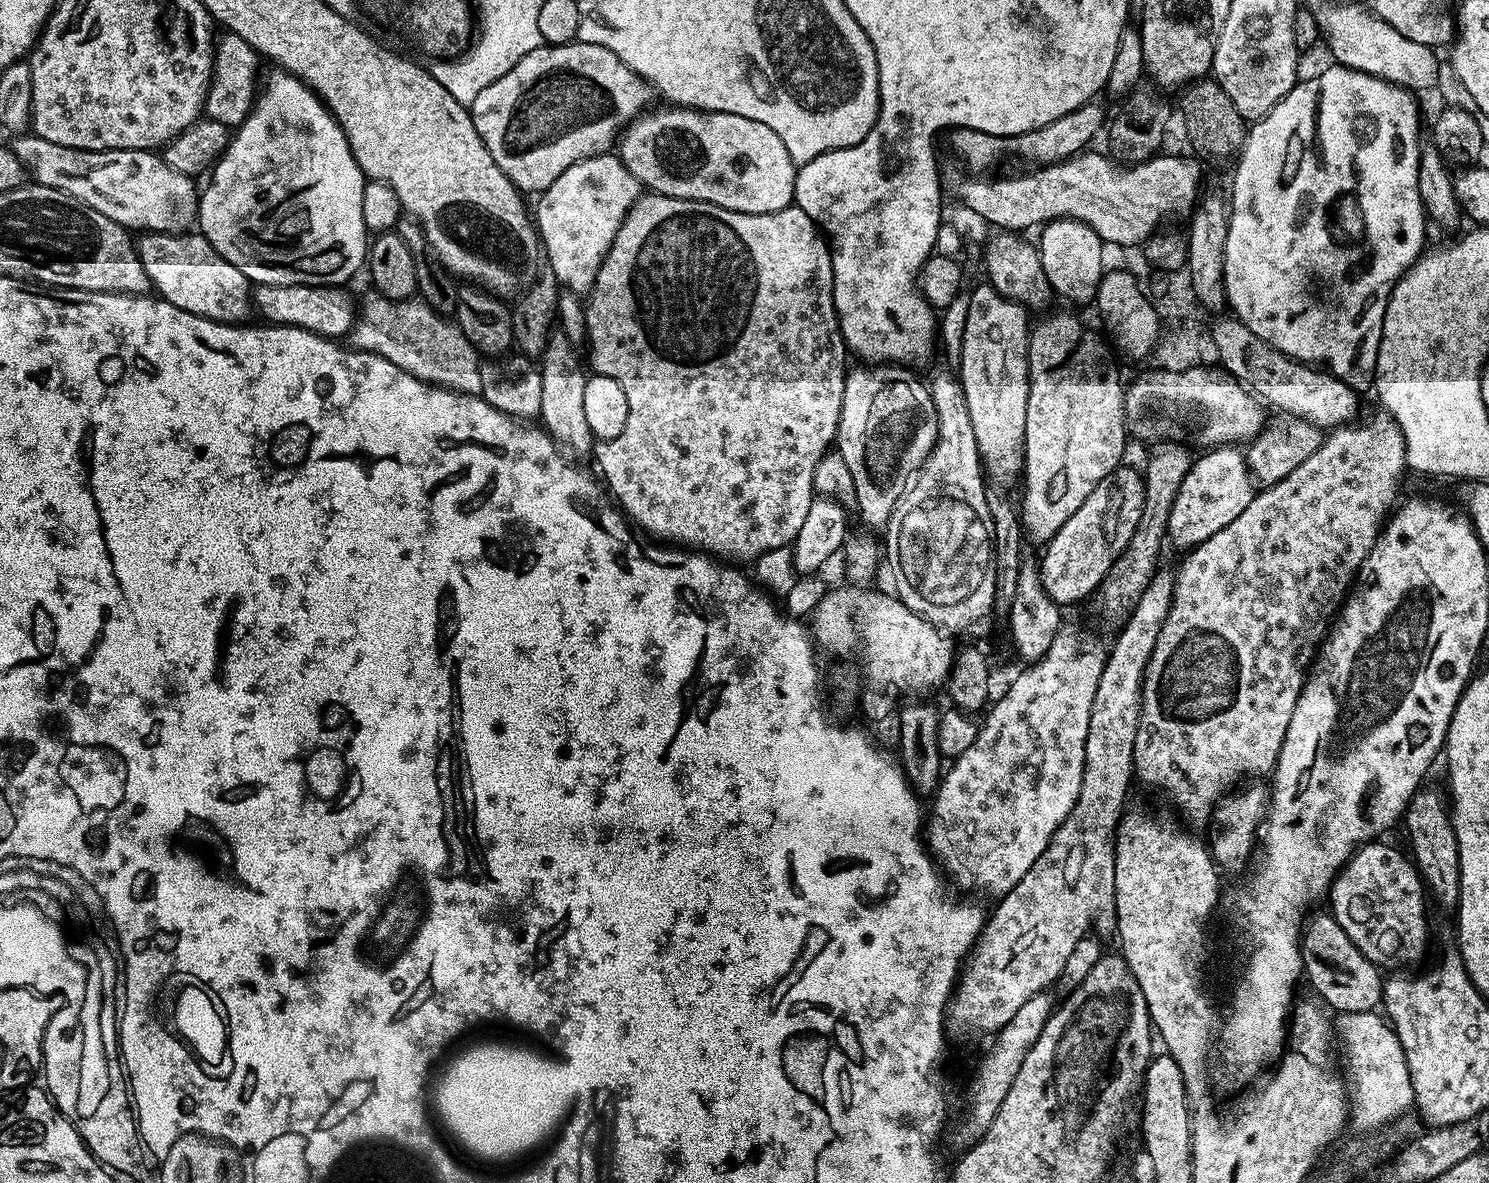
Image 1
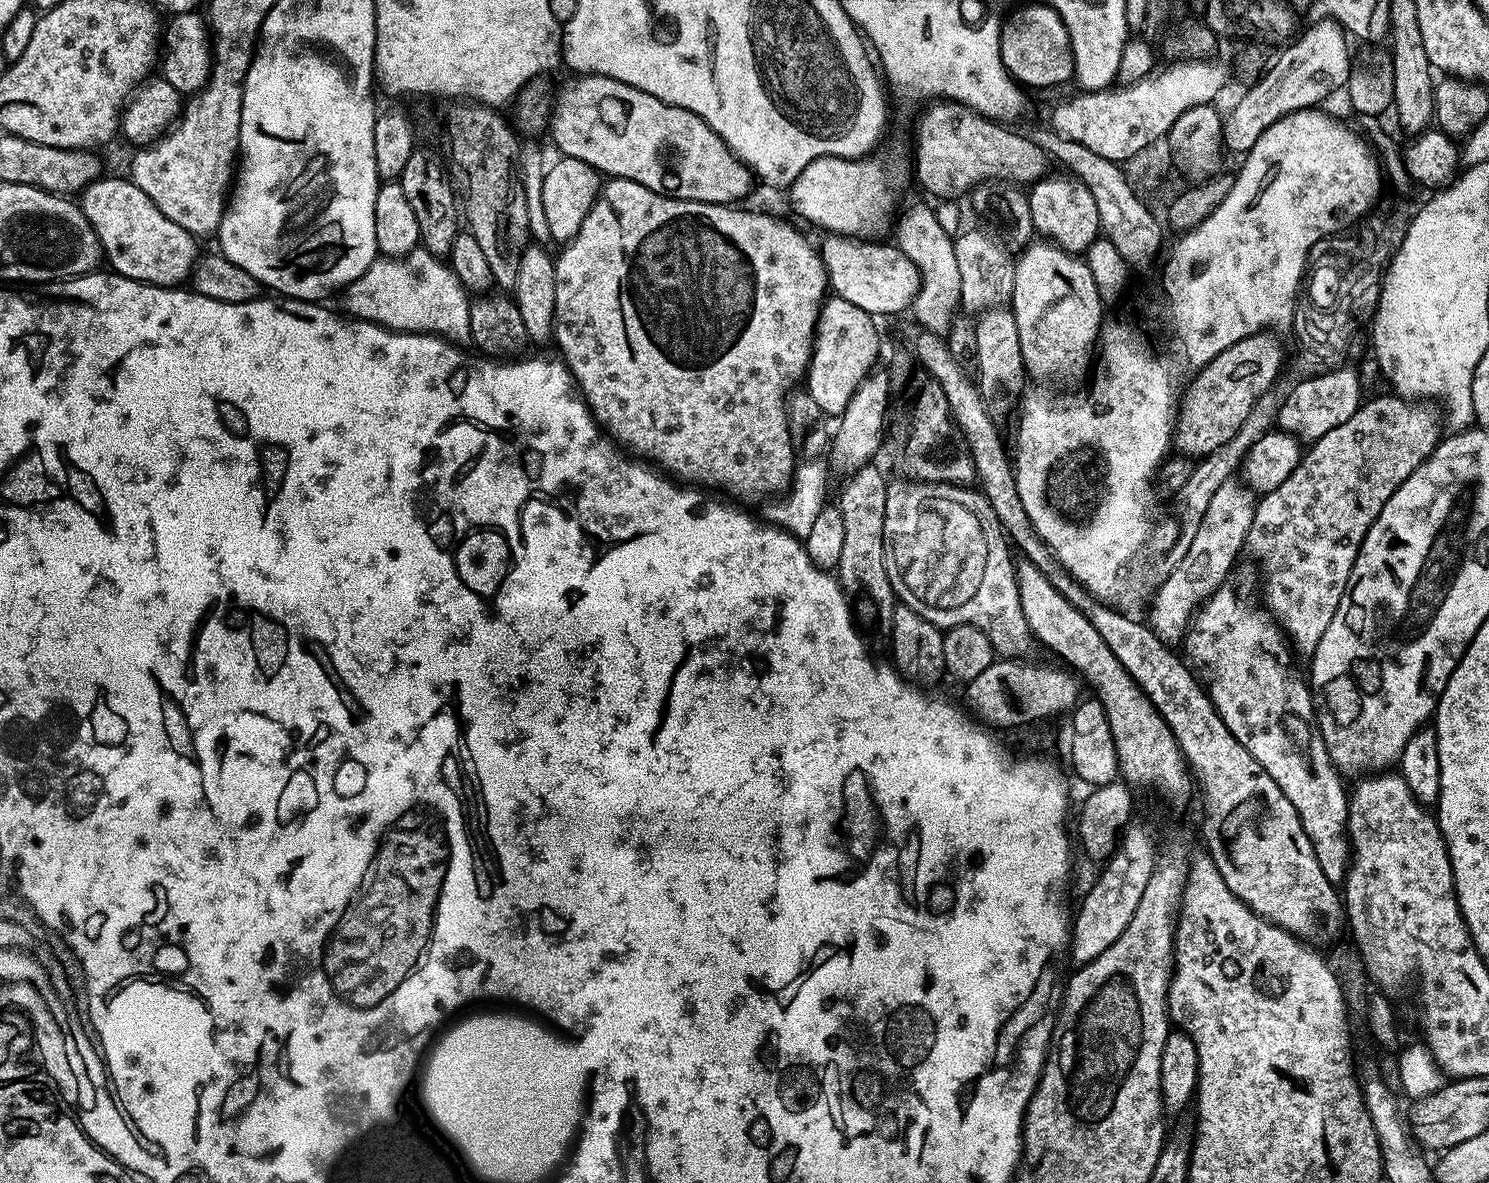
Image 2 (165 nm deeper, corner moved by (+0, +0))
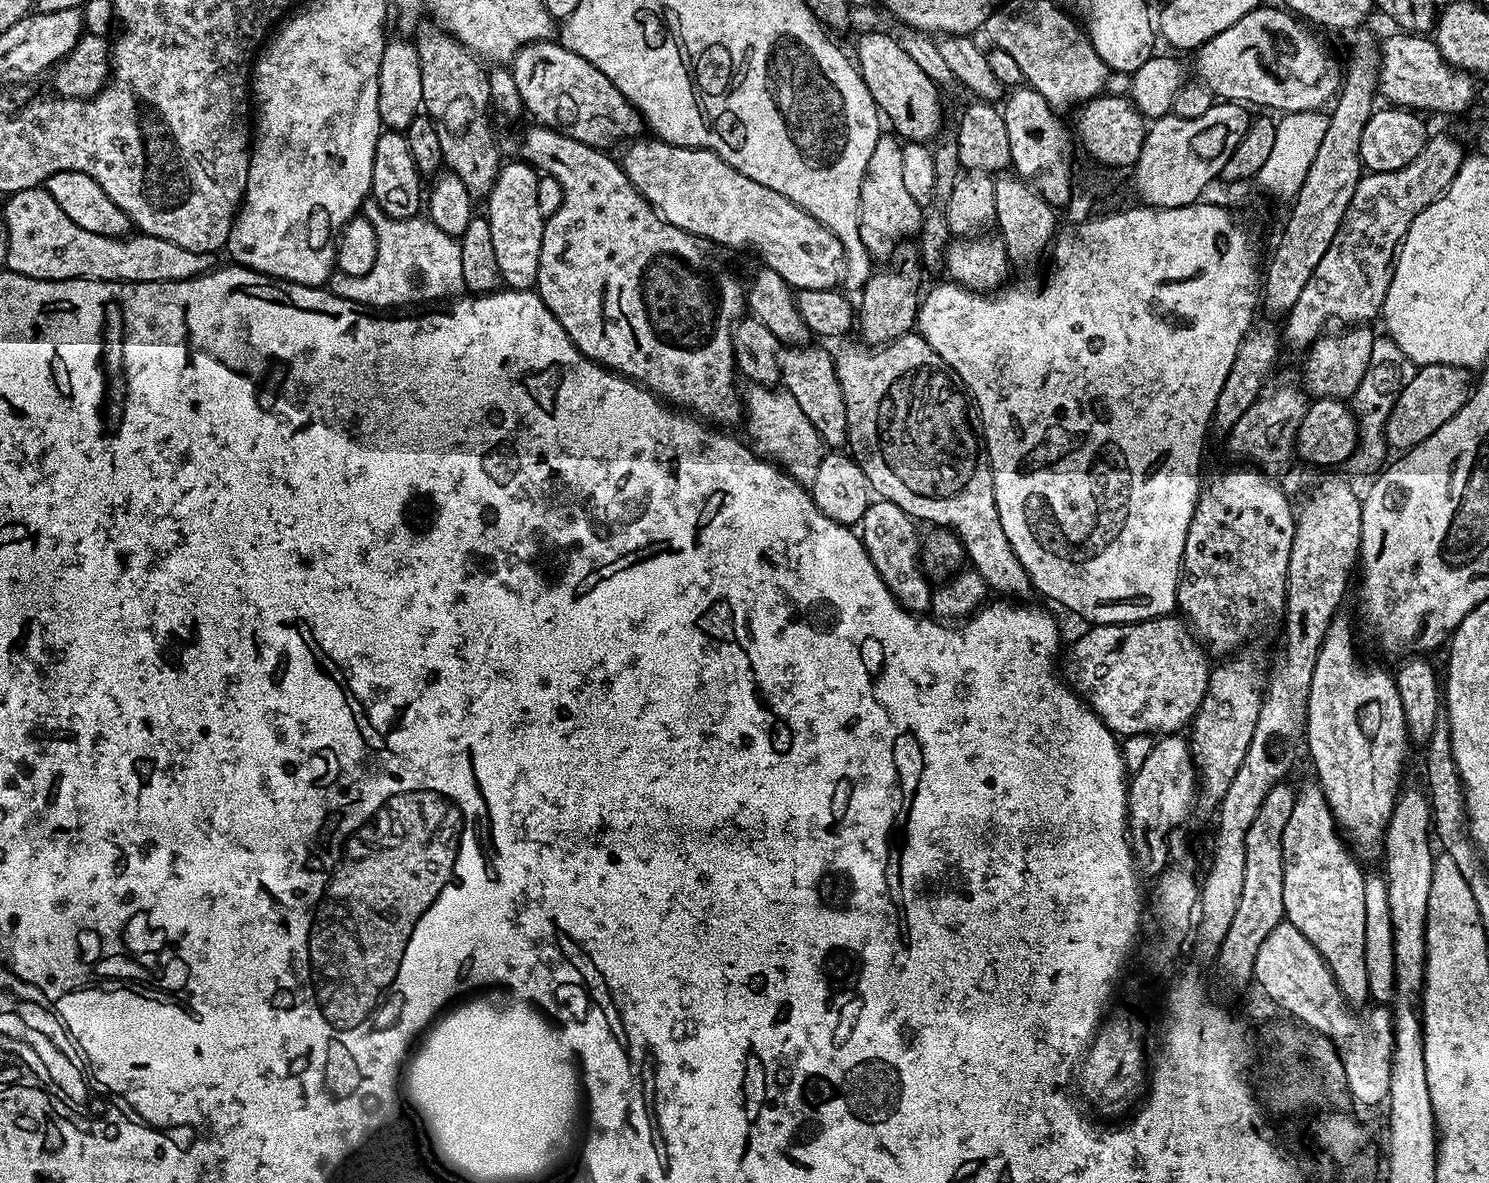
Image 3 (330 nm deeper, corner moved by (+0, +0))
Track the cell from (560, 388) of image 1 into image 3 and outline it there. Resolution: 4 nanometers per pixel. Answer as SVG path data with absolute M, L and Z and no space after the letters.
M523 159L505 163L491 192L486 197L486 215L490 235L494 241L494 255L498 257L500 279L508 288L531 289L538 274L538 254L542 250L542 230L545 217L538 210L538 182L541 173Z

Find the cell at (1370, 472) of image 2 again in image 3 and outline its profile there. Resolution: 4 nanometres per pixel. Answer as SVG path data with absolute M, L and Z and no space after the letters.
M1425 364L1417 367L1413 381L1398 394L1389 418L1385 422L1384 437L1387 447L1394 450L1407 450L1418 446L1434 430L1446 426L1458 410L1467 402L1470 395L1470 380L1468 384L1469 369L1450 366L1449 364Z

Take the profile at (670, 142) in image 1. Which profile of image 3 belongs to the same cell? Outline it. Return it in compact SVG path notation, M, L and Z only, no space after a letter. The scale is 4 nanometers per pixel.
M552 40L534 41L518 49L517 54L510 63L510 69L514 83L518 86L521 102L527 115L532 115L537 125L554 130L558 134L566 134L566 138L574 138L578 142L586 142L592 148L601 150L611 149L611 144L623 145L645 131L646 124L640 115L640 111L586 58L578 58L570 50L566 50L563 44Z

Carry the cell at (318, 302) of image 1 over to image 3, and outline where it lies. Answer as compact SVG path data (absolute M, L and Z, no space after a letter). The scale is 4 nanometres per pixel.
M43 186L11 193L5 200L2 223L8 231L9 272L39 280L128 280L133 284L189 280L214 267L213 253L186 250L186 246L166 242L166 238L90 234L90 230L82 230L66 218L66 210L50 198Z

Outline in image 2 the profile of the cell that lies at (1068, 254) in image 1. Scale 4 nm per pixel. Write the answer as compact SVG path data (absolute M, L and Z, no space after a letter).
M1068 174L1061 175L1041 178L1027 189L1030 218L1036 232L1044 235L1041 237L1067 252L1084 254L1102 232L1097 203L1083 181Z

